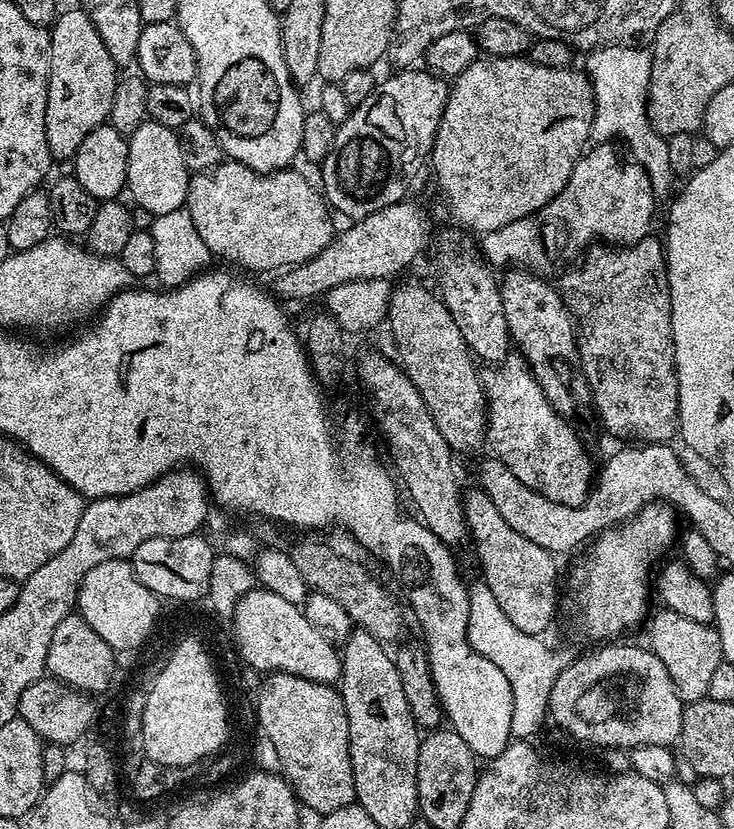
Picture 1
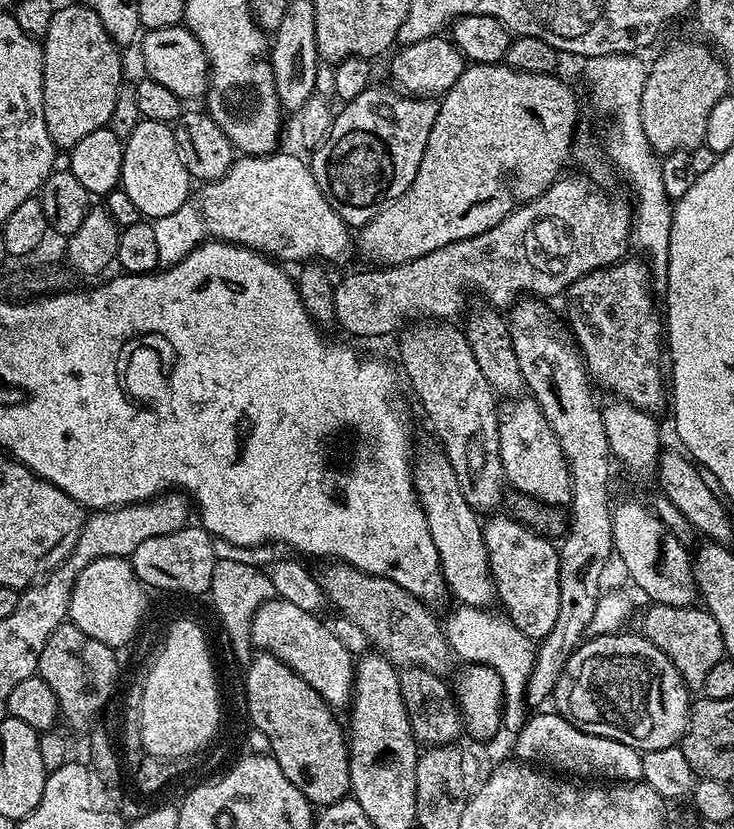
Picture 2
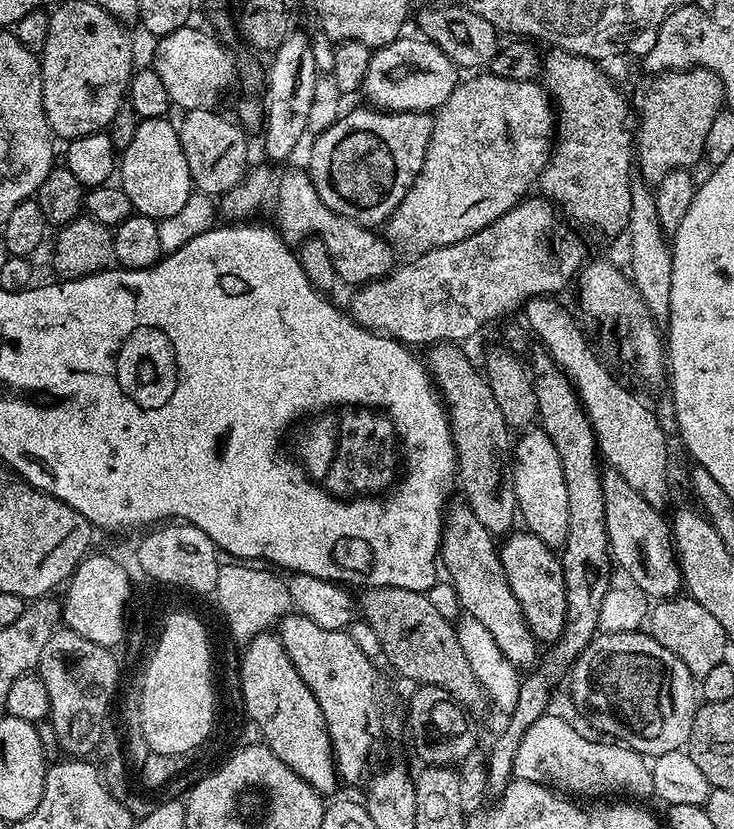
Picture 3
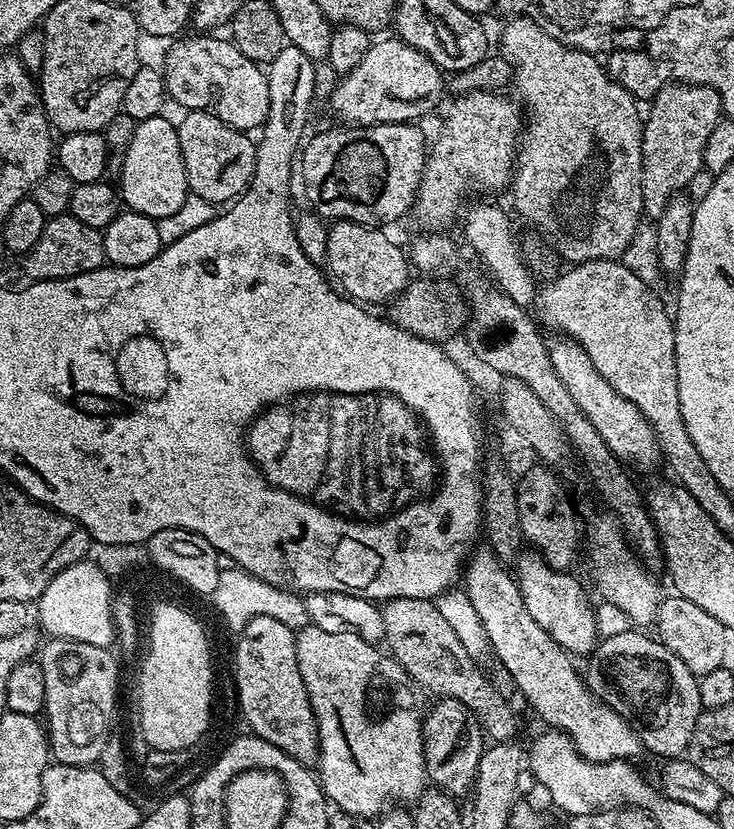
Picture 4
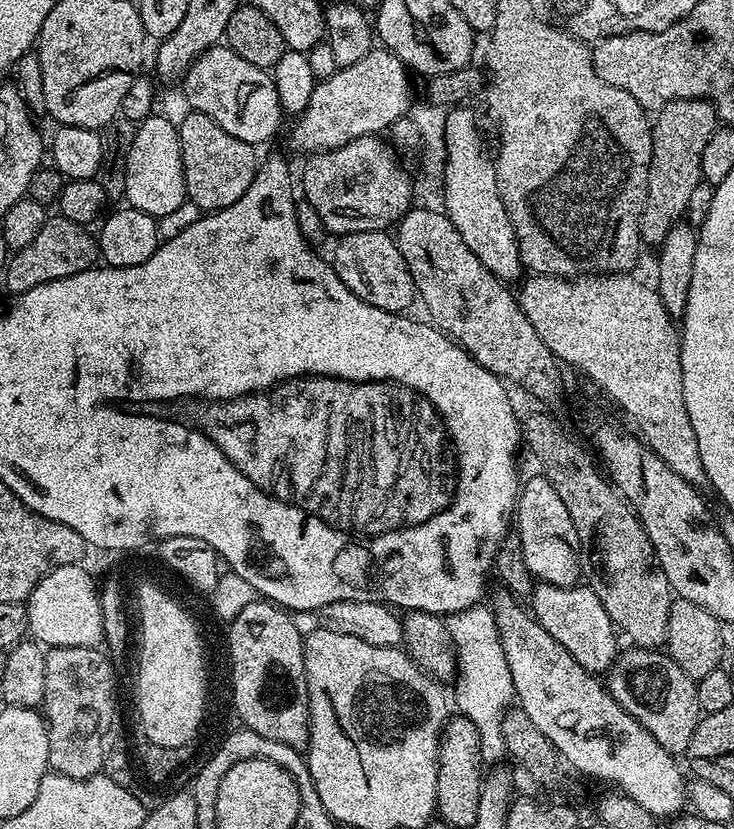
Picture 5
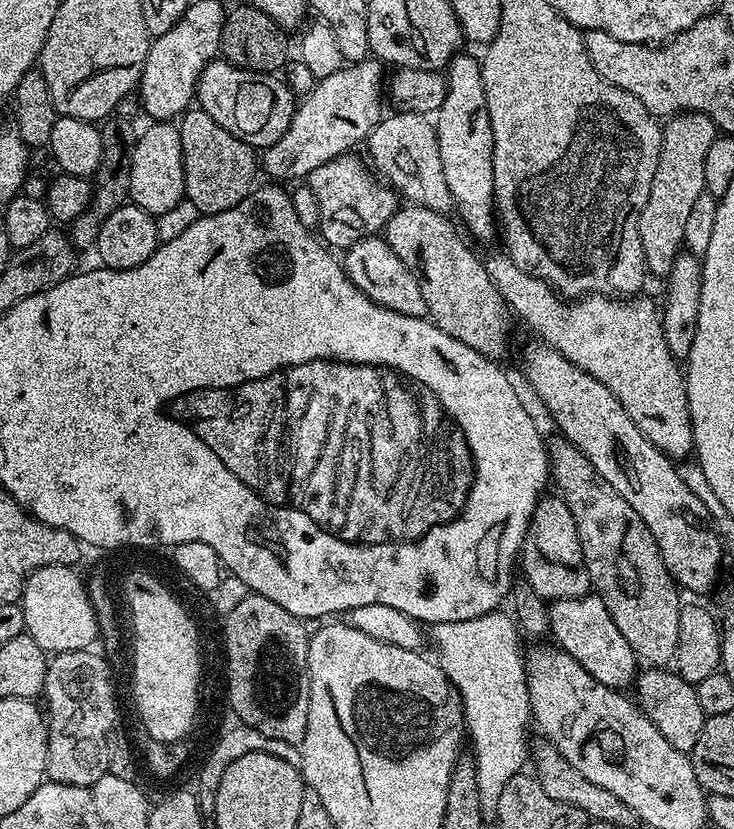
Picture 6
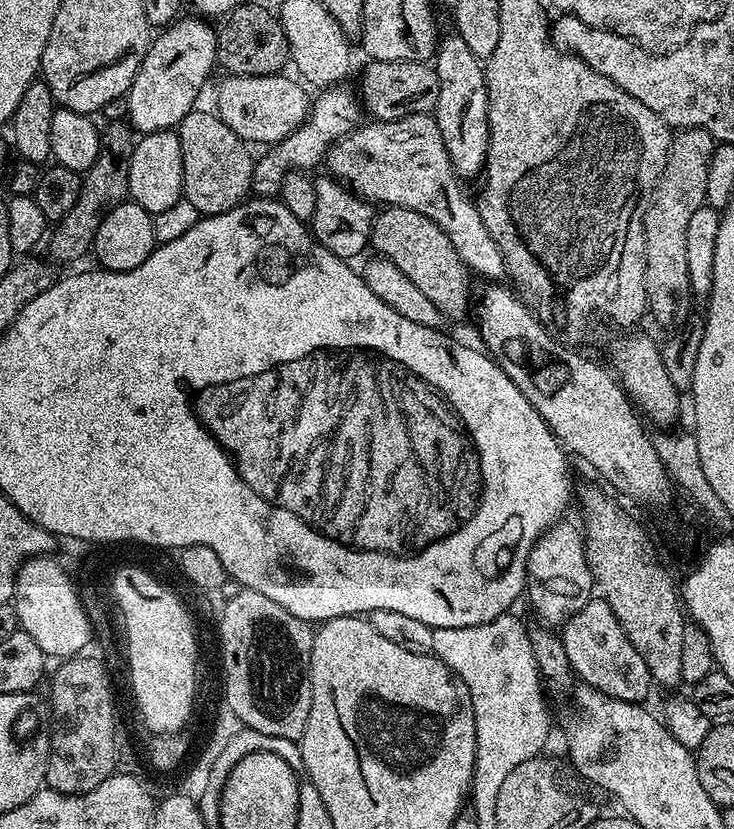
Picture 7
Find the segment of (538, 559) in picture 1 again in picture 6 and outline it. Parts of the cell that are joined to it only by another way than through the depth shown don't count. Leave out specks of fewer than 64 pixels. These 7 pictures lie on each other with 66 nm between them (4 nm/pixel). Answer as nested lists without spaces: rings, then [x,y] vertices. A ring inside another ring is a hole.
[[[595,594],[570,598],[569,600],[551,601],[548,609],[548,627],[553,641],[564,651],[569,652],[580,665],[602,686],[610,686],[624,690],[635,681],[638,675],[638,657],[636,651],[622,638],[622,630],[614,626],[614,618],[610,618],[610,610]]]

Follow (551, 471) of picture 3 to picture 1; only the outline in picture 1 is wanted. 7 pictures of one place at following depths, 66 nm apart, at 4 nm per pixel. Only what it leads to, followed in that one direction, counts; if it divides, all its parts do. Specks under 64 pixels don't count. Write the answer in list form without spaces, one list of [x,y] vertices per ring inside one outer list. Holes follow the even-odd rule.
[[[509,354],[488,373],[483,373],[484,399],[488,405],[486,444],[491,455],[502,461],[514,478],[530,490],[566,506],[578,507],[589,495],[594,472],[588,469],[588,452],[580,436],[565,417],[550,406],[542,386],[532,376],[519,354]]]

